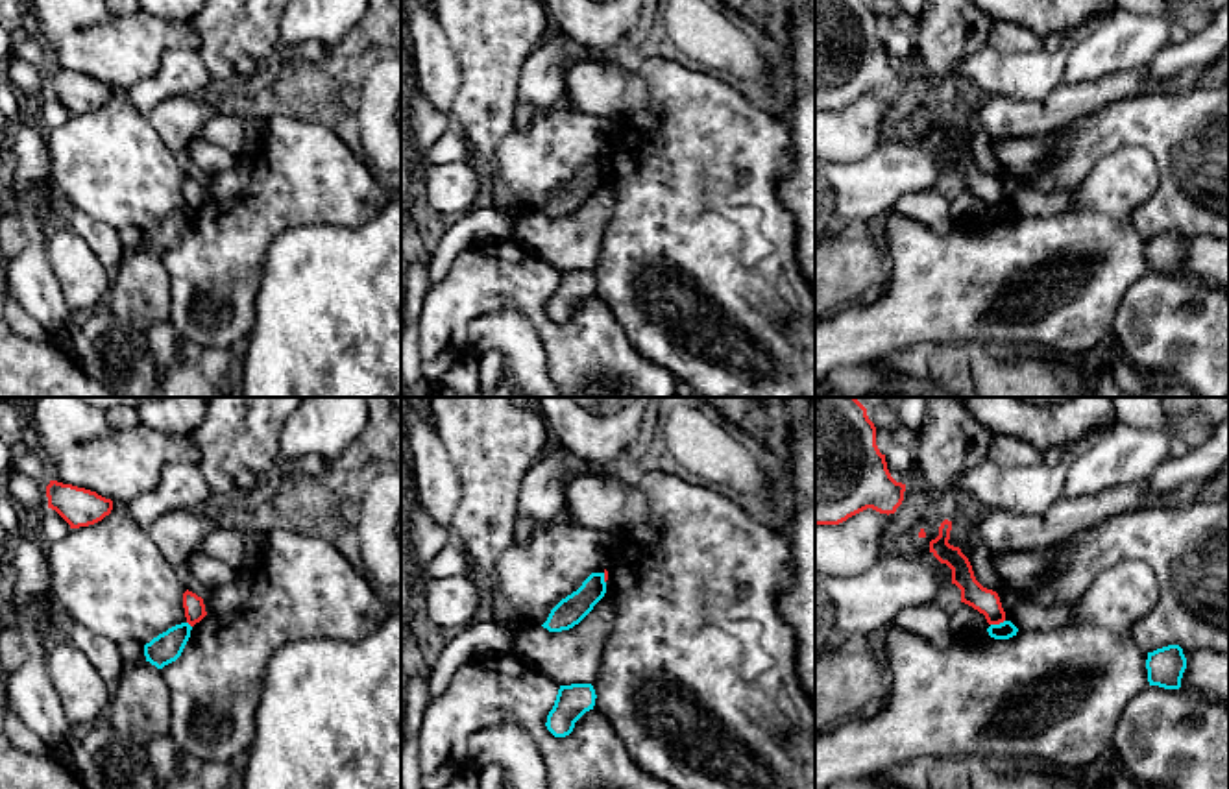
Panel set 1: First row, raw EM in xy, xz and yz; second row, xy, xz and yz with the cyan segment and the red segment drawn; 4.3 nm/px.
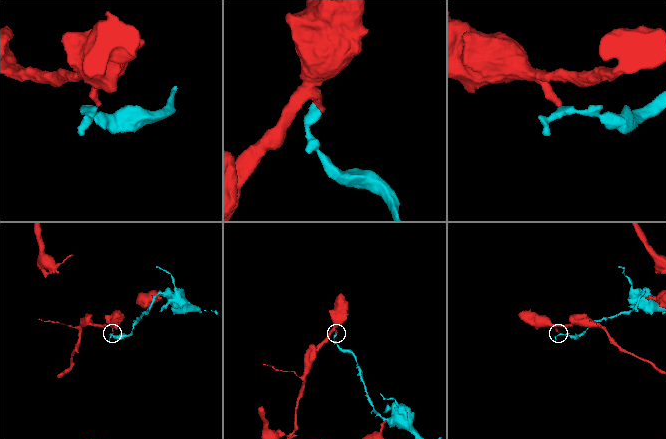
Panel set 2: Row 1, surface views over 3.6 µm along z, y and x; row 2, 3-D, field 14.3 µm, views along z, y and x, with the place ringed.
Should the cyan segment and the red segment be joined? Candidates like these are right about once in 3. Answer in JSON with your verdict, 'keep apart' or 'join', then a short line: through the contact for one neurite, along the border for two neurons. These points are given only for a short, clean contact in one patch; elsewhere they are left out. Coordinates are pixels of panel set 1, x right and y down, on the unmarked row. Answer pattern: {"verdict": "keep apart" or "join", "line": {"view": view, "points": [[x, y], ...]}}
{"verdict": "keep apart", "line": {"view": "yz", "points": [[1004, 206], [991, 211]]}}

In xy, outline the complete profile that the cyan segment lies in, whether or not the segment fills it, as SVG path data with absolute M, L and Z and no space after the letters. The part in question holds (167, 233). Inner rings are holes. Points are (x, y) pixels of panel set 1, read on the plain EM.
M181 209L153 224L144 231L146 248L157 255L176 248L190 224L190 216L189 209Z

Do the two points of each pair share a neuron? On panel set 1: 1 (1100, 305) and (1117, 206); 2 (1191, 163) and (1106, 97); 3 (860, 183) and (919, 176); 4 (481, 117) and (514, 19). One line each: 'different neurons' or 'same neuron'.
1: same neuron
2: different neurons
3: same neuron
4: same neuron

